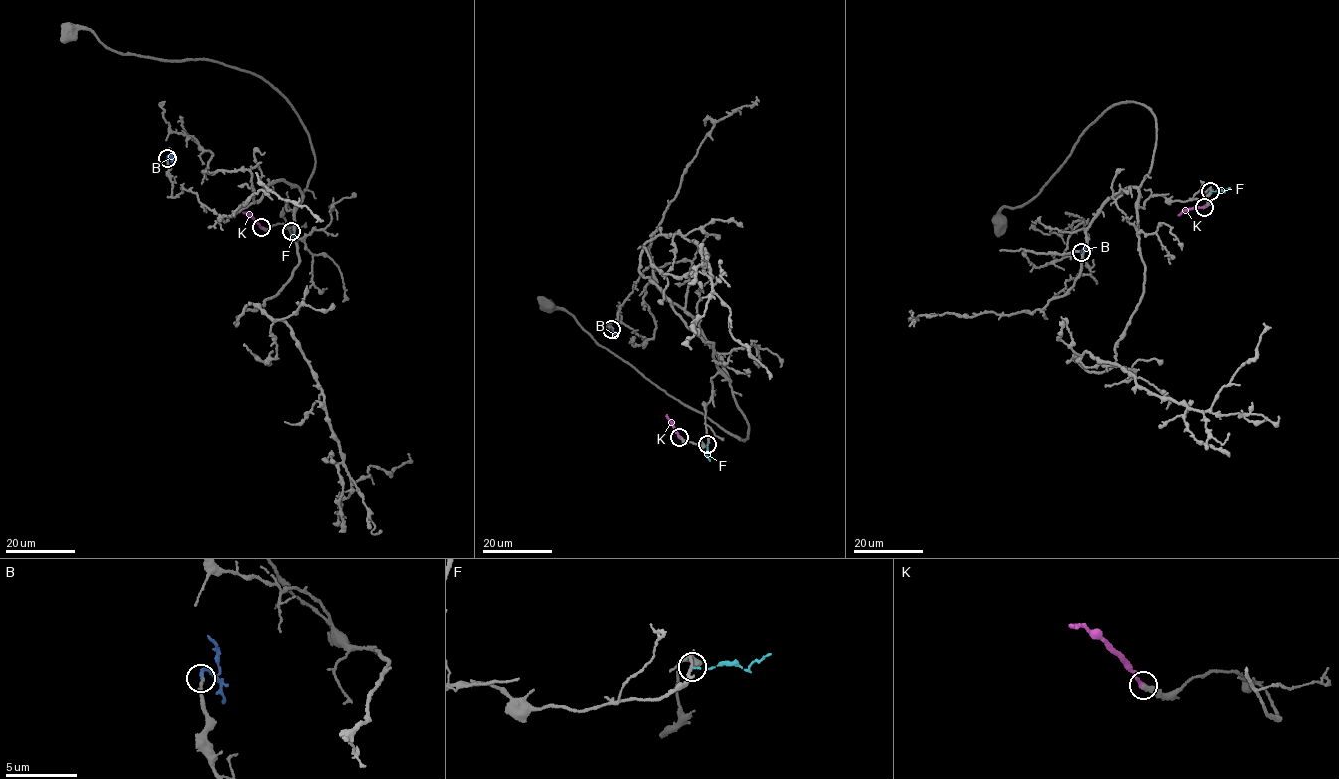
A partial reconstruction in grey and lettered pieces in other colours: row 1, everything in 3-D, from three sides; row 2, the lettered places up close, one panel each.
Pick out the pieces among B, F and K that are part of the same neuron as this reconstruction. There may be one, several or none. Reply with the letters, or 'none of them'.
B

